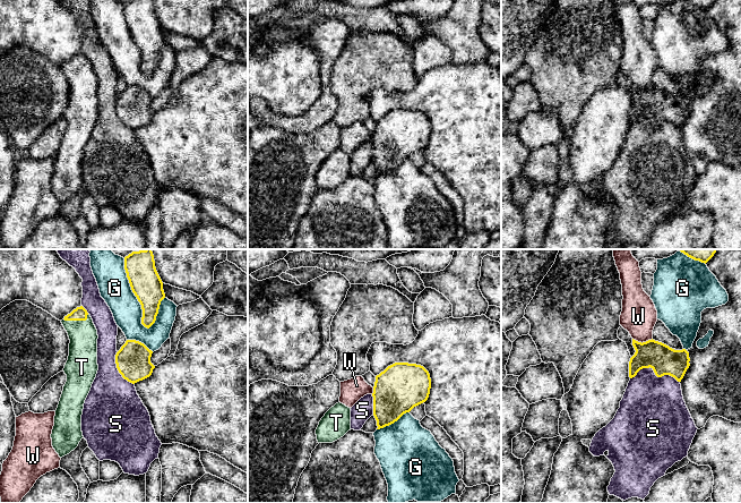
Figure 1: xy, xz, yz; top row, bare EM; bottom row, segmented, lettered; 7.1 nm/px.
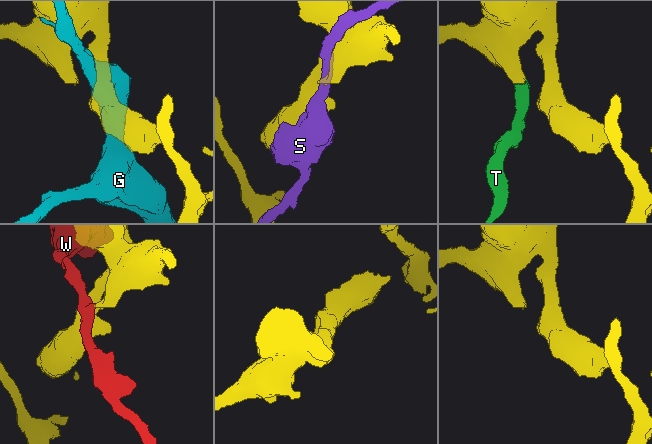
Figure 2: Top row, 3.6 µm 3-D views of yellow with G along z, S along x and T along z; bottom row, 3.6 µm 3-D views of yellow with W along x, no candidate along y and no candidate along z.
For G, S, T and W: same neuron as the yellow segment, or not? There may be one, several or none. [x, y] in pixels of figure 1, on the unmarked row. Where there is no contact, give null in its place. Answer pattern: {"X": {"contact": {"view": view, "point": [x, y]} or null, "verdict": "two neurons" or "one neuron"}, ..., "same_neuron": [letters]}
{"G": {"contact": {"view": "xy", "point": [135, 41]}, "verdict": "two neurons"}, "S": {"contact": {"view": "yz", "point": [654, 118]}, "verdict": "two neurons"}, "T": {"contact": {"view": "xy", "point": [77, 66]}, "verdict": "one neuron"}, "W": {"contact": {"view": "yz", "point": [643, 88]}, "verdict": "two neurons"}, "same_neuron": ["T"]}

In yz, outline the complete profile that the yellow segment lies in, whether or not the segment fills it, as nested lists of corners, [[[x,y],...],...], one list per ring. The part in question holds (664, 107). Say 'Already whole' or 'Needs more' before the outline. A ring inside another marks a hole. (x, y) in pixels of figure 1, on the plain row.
Already whole. [[[632,85],[632,92],[636,99],[629,108],[630,125],[640,116],[650,113],[657,123],[670,121],[681,128],[690,112],[689,99],[686,95],[674,96],[653,85],[643,89]]]

